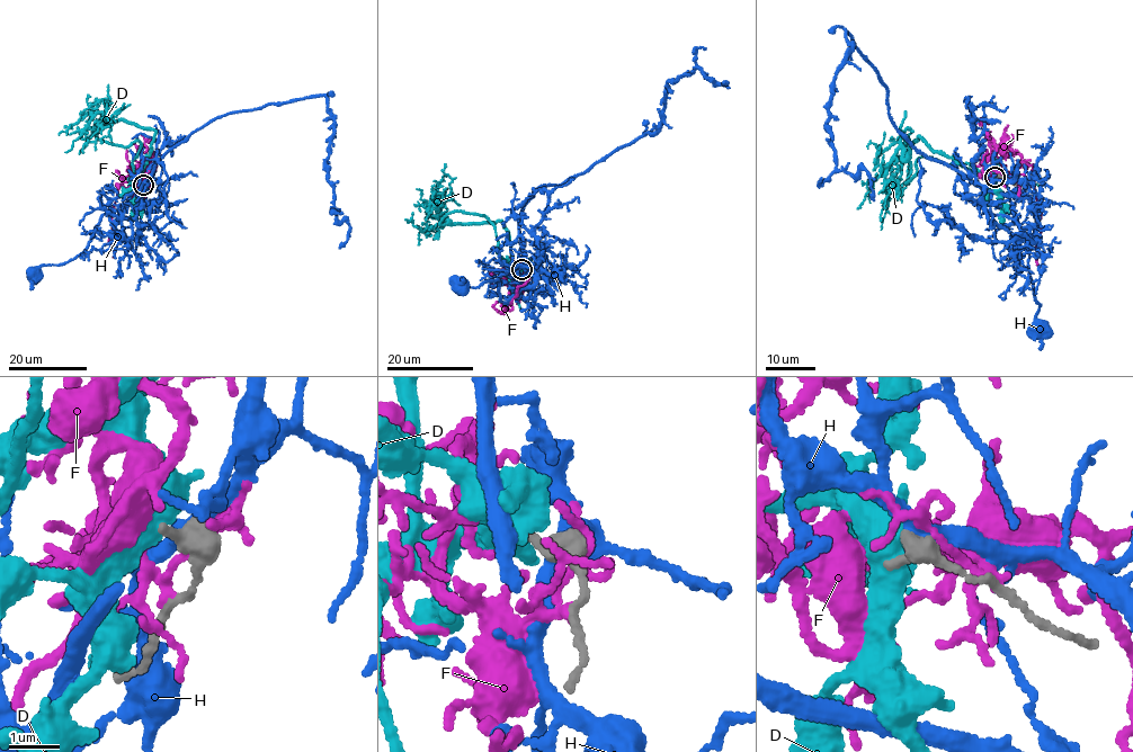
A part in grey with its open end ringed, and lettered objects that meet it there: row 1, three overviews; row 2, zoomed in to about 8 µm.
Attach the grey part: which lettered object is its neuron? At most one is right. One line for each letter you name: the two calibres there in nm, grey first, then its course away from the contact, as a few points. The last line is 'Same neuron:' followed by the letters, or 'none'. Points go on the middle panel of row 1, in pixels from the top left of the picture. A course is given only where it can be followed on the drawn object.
Same neuron: none

